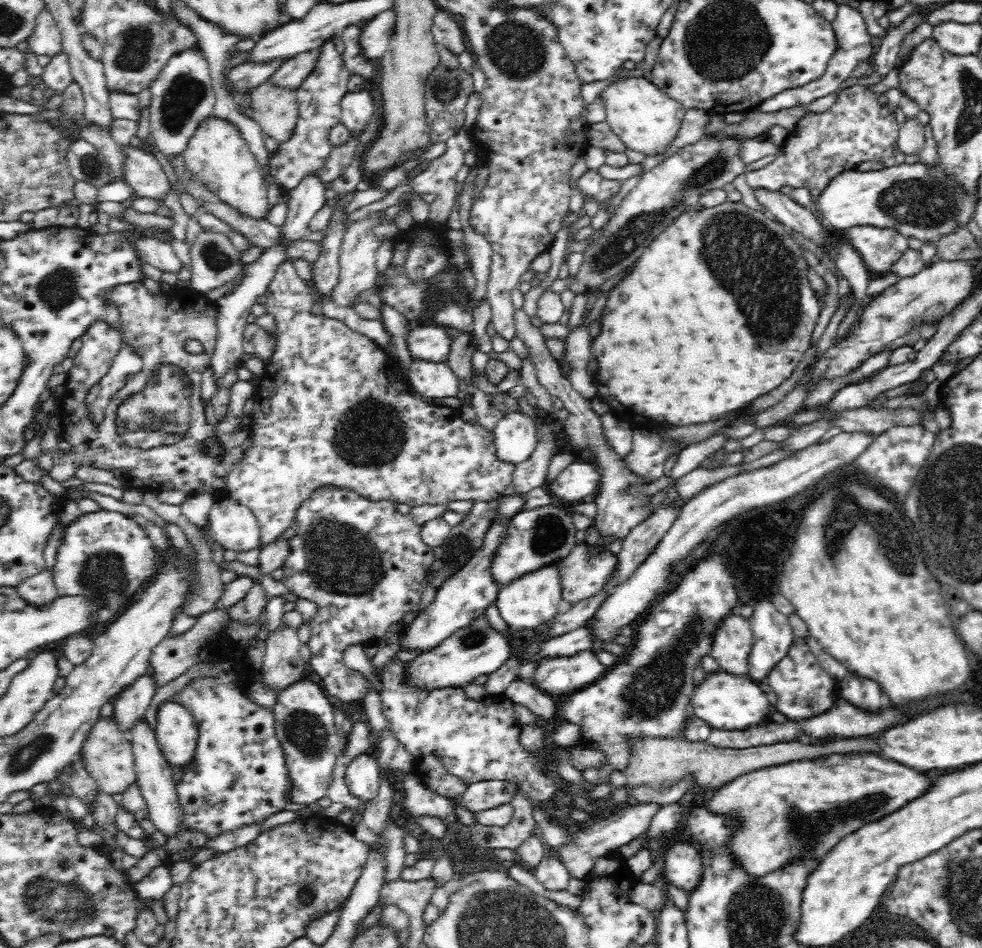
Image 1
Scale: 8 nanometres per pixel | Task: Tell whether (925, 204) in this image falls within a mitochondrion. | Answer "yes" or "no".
yes

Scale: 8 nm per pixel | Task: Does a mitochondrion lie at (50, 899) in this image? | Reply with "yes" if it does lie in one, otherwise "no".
yes

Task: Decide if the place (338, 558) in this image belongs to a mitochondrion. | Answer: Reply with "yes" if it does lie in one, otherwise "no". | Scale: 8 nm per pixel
yes

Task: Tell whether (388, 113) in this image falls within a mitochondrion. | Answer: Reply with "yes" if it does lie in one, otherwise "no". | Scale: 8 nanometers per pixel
no

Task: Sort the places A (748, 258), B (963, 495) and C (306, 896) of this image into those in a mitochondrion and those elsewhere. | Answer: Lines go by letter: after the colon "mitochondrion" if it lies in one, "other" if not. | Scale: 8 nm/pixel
A: mitochondrion
B: mitochondrion
C: mitochondrion

